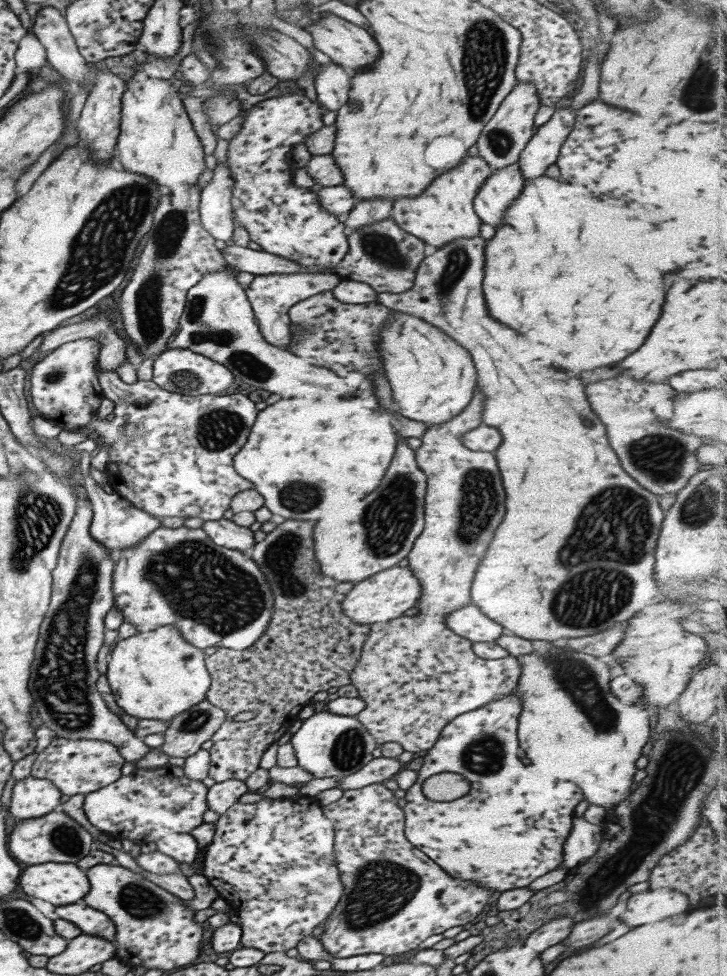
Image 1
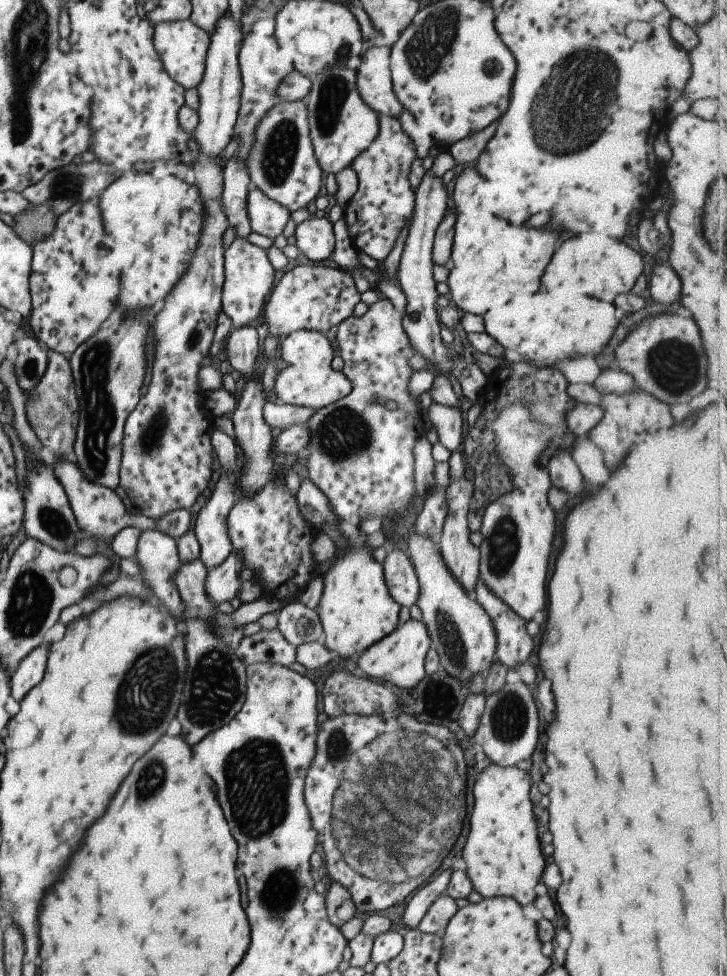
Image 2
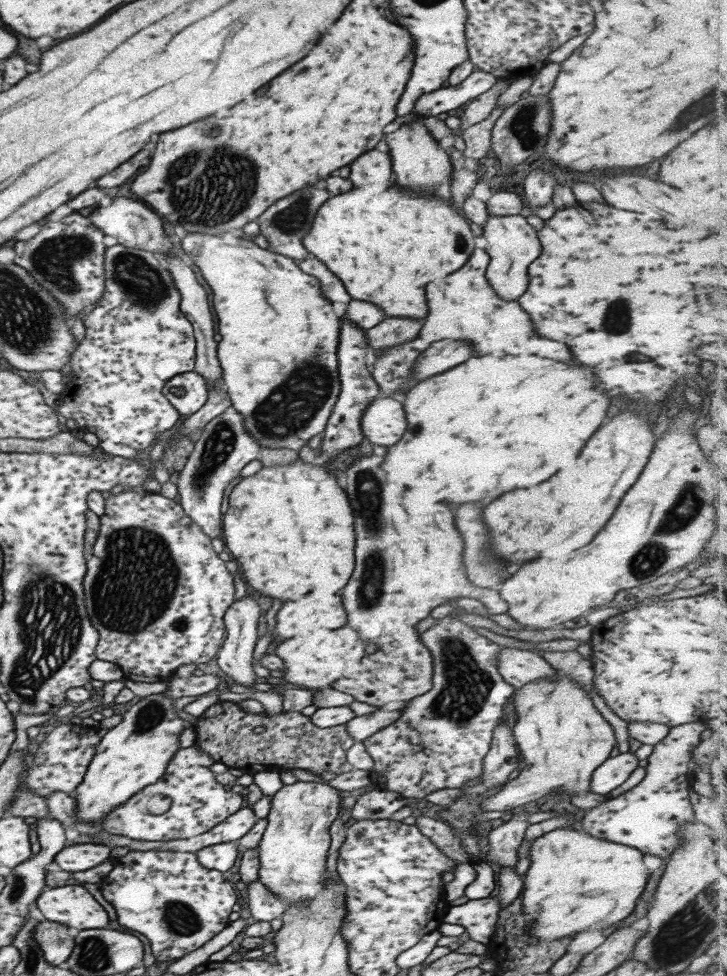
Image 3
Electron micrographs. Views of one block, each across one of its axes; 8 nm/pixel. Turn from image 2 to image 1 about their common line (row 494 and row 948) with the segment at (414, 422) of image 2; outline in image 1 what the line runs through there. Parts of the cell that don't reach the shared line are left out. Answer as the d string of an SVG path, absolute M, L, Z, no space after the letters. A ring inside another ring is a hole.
M375 783L375 784L368 784L368 785L367 785L367 786L362 786L362 787L361 787L361 788L358 788L358 789L351 789L351 790L349 790L349 789L347 789L347 790L344 790L344 791L343 791L343 792L342 792L342 796L341 796L341 797L340 797L340 798L339 798L339 799L338 799L338 800L336 800L336 801L335 801L335 802L331 802L331 803L328 803L328 804L327 804L327 805L325 805L325 806L321 806L321 810L322 810L322 813L323 813L323 816L324 816L324 817L325 817L325 818L328 818L328 821L329 821L329 822L331 822L331 825L332 825L332 826L333 826L333 831L334 831L334 841L333 841L333 846L332 846L332 853L333 853L333 854L334 854L334 857L335 857L335 858L336 858L336 867L337 867L337 870L338 870L338 871L339 871L339 874L340 874L340 881L341 881L341 882L342 882L342 885L343 885L343 886L344 886L344 889L343 889L343 890L342 890L342 894L341 894L341 895L340 895L340 897L339 897L339 900L338 900L338 901L337 901L337 902L336 902L336 905L335 905L335 908L334 908L334 909L333 909L333 910L332 910L332 911L331 911L331 914L329 914L329 916L328 916L328 917L327 917L327 918L326 918L326 919L325 919L325 920L324 920L324 922L323 922L323 926L324 926L324 929L323 929L323 932L322 932L322 933L321 933L321 935L319 935L319 936L318 936L318 938L317 938L317 940L318 940L318 941L319 941L319 942L320 942L320 943L321 943L321 944L322 944L322 945L323 945L323 948L324 948L324 951L327 951L327 952L328 952L328 953L329 953L329 954L330 954L330 955L331 955L331 956L332 956L332 957L337 957L337 958L347 958L347 957L348 957L348 956L357 956L357 955L358 955L358 954L373 954L373 953L377 953L377 954L384 954L384 955L385 955L385 956L392 956L392 955L394 955L394 954L401 954L401 953L403 953L403 952L407 952L407 951L408 951L408 950L413 950L413 948L416 948L416 946L417 946L417 945L418 945L418 944L419 944L419 943L420 943L420 942L423 942L423 940L425 940L425 938L427 938L427 936L433 936L433 934L441 934L441 933L442 933L442 932L443 932L443 931L444 931L444 930L447 930L447 929L448 929L448 928L453 928L453 927L454 927L454 926L462 926L462 925L463 925L463 924L467 924L467 922L469 922L469 921L470 921L470 920L473 920L473 918L475 918L475 916L477 916L477 914L479 914L479 912L481 912L481 909L482 909L482 908L483 908L483 906L485 906L485 904L487 904L487 900L489 900L489 896L491 896L491 892L487 892L487 890L485 890L485 888L477 888L477 886L473 886L473 884L469 884L469 882L463 882L463 880L453 880L453 878L449 878L449 876L447 876L447 874L445 874L445 872L443 872L443 870L441 870L441 868L439 868L439 866L437 866L437 864L435 864L435 863L434 863L434 862L433 862L433 861L432 861L432 860L431 860L431 859L430 859L430 858L429 858L429 857L428 857L428 856L427 856L427 855L426 855L426 854L423 854L423 852L421 852L421 851L420 851L420 850L419 850L419 849L416 849L416 848L415 848L415 847L414 847L414 846L413 846L413 845L412 845L412 844L411 844L411 843L410 843L410 842L407 842L407 839L406 839L406 838L405 838L405 837L404 837L404 812L403 812L403 809L402 809L402 807L400 807L400 806L399 806L399 805L398 805L398 799L396 799L396 798L395 798L395 796L394 796L394 795L393 795L393 791L392 791L392 790L388 790L388 789L387 789L387 788L385 788L385 786L384 786L384 785L381 785L381 783ZM377 922L383 922L383 924L385 924L385 928L369 928L369 926L371 926L371 924L377 924Z

